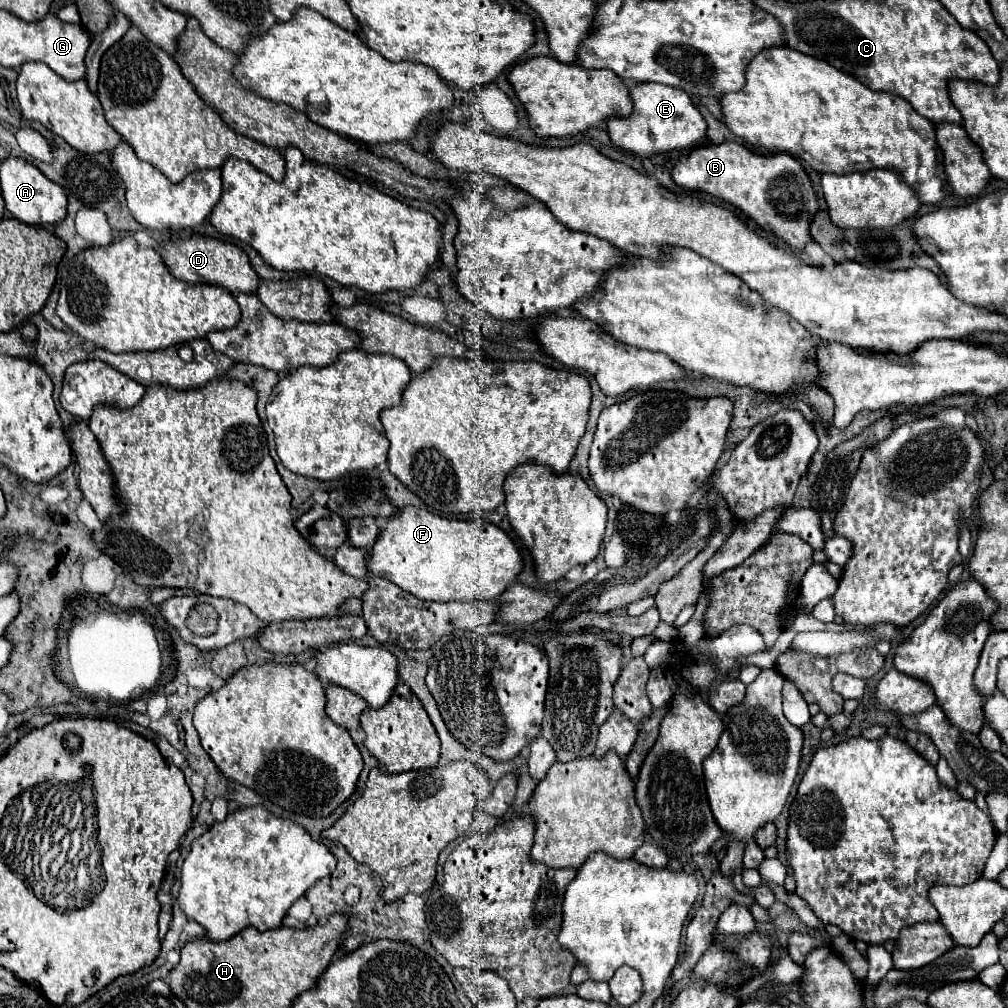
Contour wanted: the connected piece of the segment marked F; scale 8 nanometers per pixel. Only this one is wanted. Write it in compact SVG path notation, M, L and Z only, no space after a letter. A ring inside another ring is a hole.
M420 507L400 509L370 549L368 571L424 601L494 601L522 573L518 545L496 525L438 517Z

